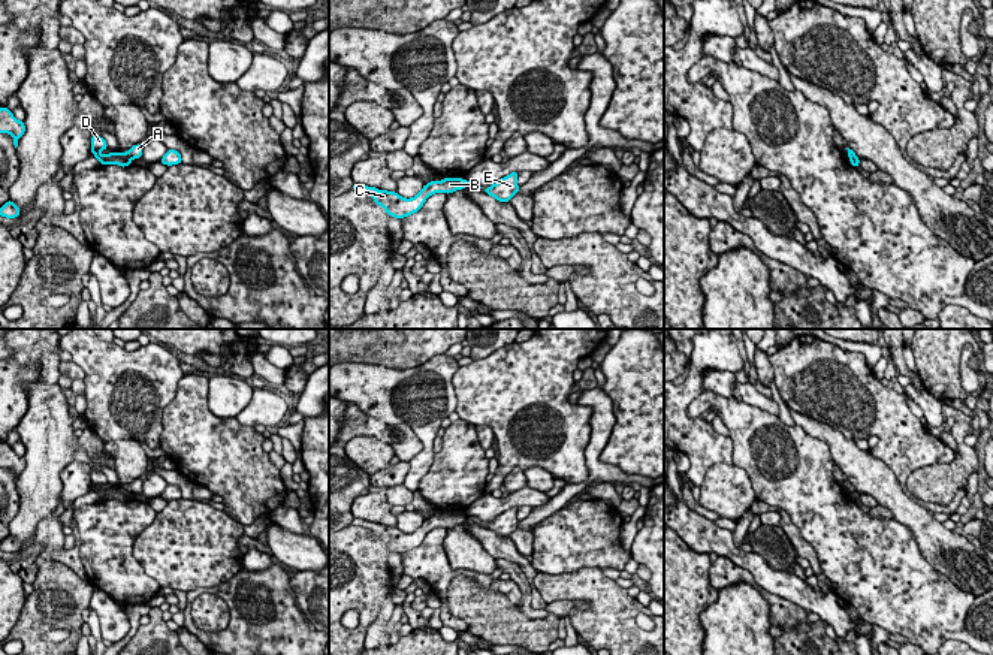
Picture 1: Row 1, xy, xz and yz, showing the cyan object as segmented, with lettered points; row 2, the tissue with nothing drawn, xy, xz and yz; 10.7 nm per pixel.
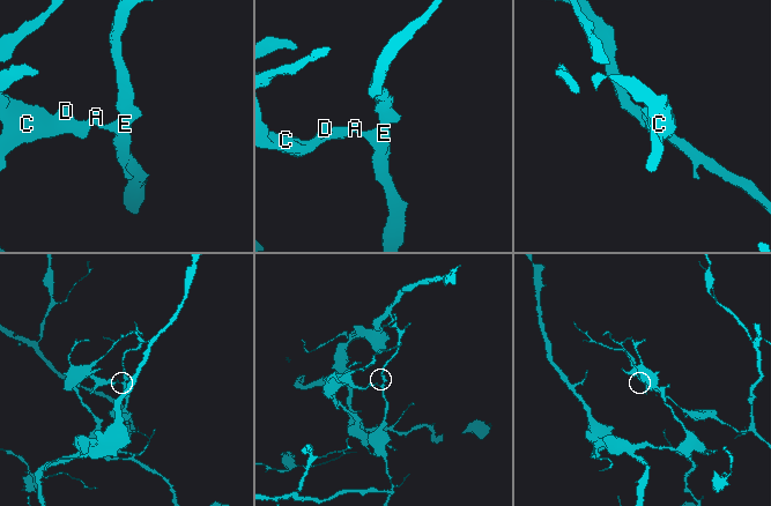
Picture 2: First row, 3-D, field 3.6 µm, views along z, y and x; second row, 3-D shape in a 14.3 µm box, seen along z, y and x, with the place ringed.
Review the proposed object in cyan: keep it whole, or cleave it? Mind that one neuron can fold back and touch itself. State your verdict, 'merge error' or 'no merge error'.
merge error

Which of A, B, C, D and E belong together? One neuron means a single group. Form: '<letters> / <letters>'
A E / B C D

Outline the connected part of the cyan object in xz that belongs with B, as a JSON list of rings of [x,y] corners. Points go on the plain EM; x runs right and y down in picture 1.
[[[444,513],[441,516],[431,516],[411,534],[399,531],[396,526],[378,525],[365,519],[353,519],[351,525],[369,529],[374,537],[384,543],[384,546],[395,553],[408,552],[422,544],[425,535],[435,528],[450,529],[455,525],[467,523],[464,513]]]

